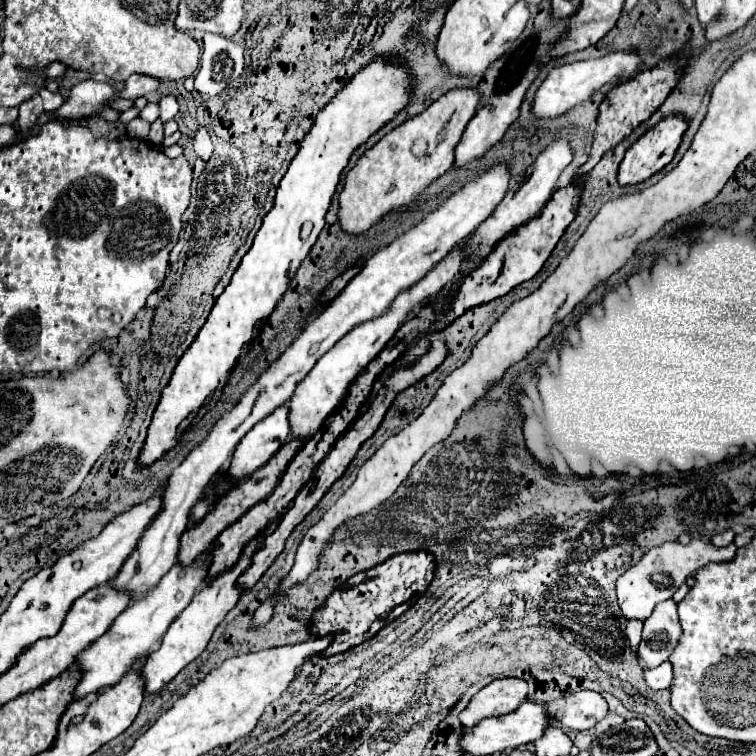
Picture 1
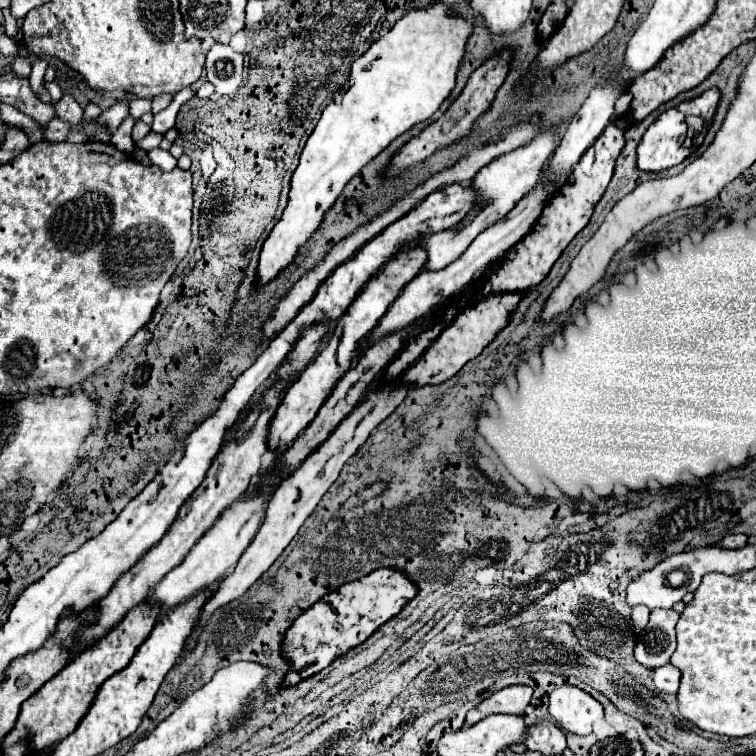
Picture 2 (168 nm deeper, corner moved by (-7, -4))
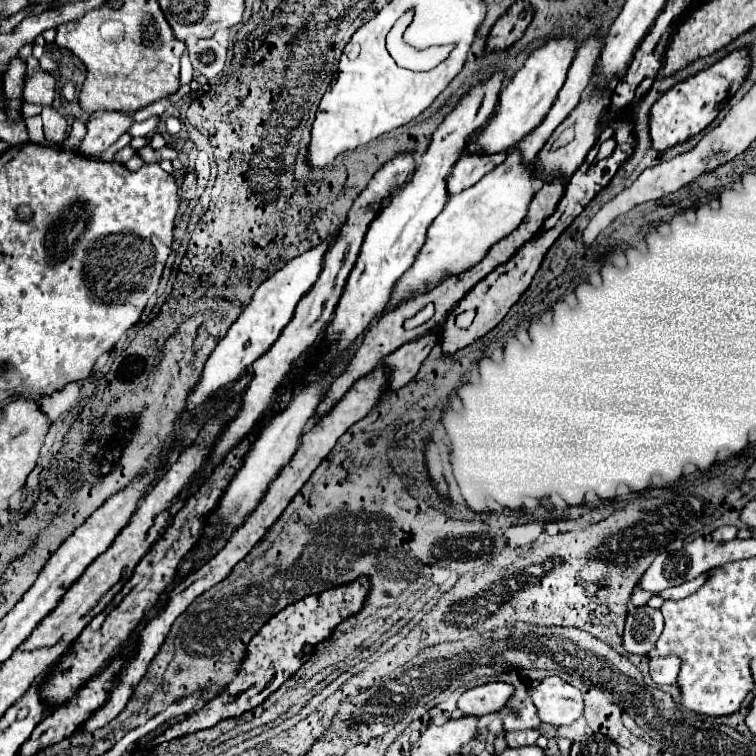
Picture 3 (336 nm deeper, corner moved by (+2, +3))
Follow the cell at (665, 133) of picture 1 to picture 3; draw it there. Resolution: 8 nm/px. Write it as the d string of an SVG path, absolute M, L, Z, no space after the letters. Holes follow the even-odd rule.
M738 50L716 62L714 66L698 72L696 76L678 82L674 88L670 88L650 110L650 140L654 150L668 150L674 148L688 138L700 134L720 112L720 108L734 96L734 92L740 88L742 80L746 78L750 68L750 58L746 50Z

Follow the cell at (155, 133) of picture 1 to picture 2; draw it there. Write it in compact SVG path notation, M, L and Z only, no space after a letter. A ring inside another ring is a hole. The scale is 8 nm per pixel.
M147 133L141 141L137 141L137 149L141 149L141 151L151 151L151 149L155 149L159 143L161 143L161 139L163 139L163 135L159 135L159 133Z

